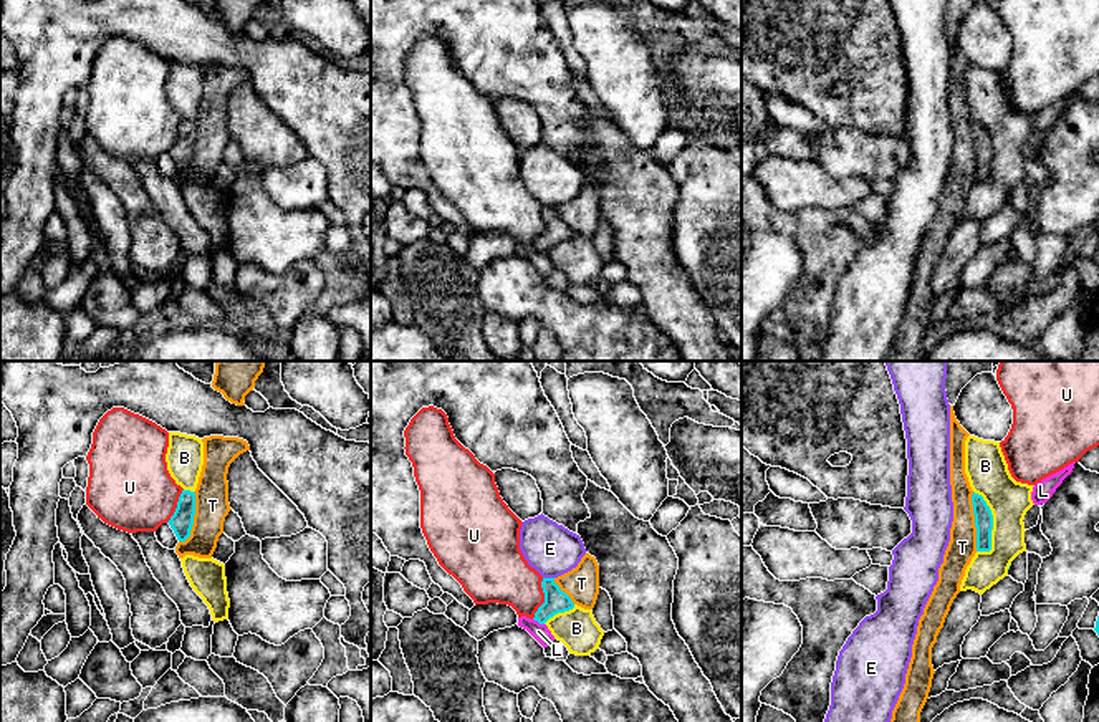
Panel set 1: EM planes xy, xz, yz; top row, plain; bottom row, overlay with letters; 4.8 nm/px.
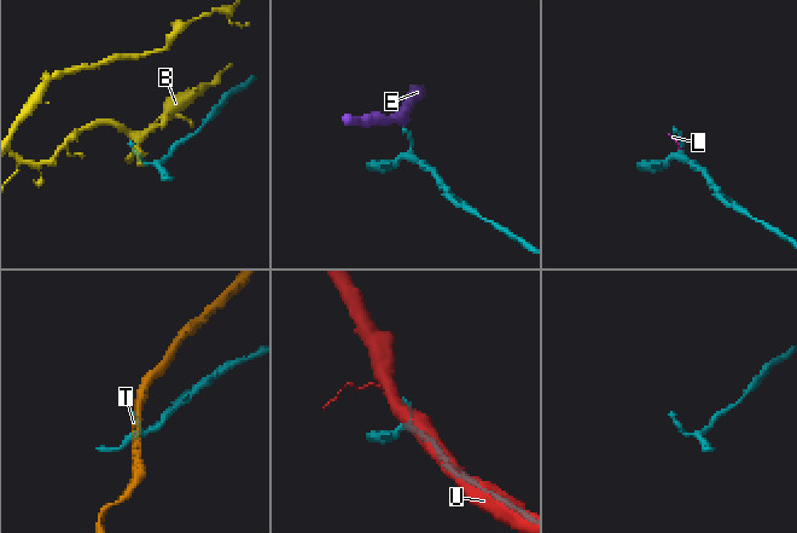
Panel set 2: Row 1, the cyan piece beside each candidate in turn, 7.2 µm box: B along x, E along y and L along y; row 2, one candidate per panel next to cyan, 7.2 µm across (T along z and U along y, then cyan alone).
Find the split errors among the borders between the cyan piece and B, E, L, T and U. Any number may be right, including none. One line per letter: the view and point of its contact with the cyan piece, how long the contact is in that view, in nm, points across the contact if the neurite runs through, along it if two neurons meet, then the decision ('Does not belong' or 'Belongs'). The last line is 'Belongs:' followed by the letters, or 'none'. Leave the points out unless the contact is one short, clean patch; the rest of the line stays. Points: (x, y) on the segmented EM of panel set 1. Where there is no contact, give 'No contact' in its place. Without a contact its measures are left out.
B: Touches cyan at yz (992, 520). Shared border 320 nm. Does not belong
E: Touches cyan at xz (548, 578). Shared border 60 nm. Boundary: xz (543, 577), (553, 578). Does not belong
L: Touches cyan at xz (538, 621). Shared border 70 nm. Path across: xz (556, 601), (538, 621), (538, 631). Belongs
T: Touches cyan at yz (975, 522). Shared border 280 nm. Boundary: yz (972, 492), (977, 550). Does not belong
U: Touches cyan at xz (545, 598). Shared border 200 nm. Boundary: xz (543, 578), (543, 603), (532, 618). Does not belong
Belongs: L

